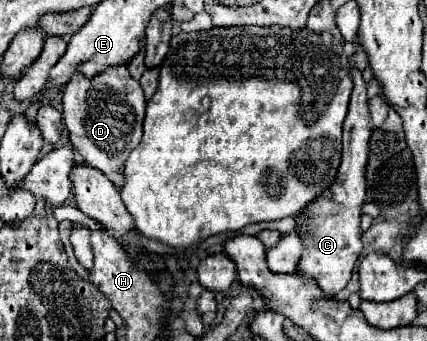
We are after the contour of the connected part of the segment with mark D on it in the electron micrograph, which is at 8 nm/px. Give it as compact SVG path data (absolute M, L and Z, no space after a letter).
M127 63L113 65L95 77L73 73L63 89L63 119L73 147L87 165L105 173L117 189L123 185L123 163L141 141L145 103L143 89L129 75Z

